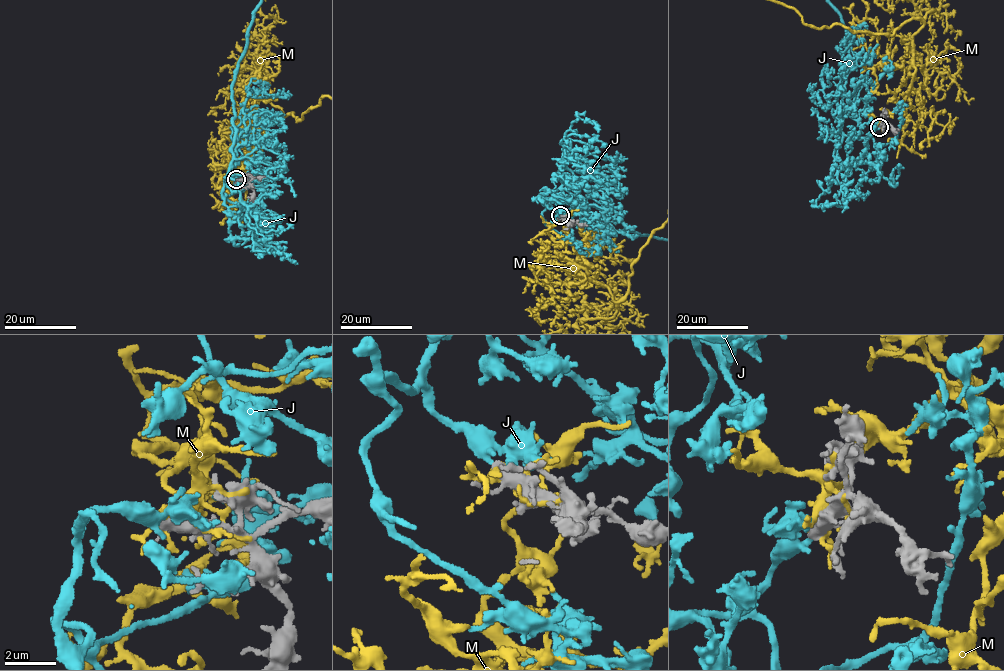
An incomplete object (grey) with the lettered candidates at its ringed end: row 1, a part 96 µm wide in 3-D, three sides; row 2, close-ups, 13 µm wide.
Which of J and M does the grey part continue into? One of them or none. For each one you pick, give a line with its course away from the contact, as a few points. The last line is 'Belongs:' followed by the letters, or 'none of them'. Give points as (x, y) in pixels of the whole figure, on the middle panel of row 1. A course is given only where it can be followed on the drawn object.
Belongs: J

